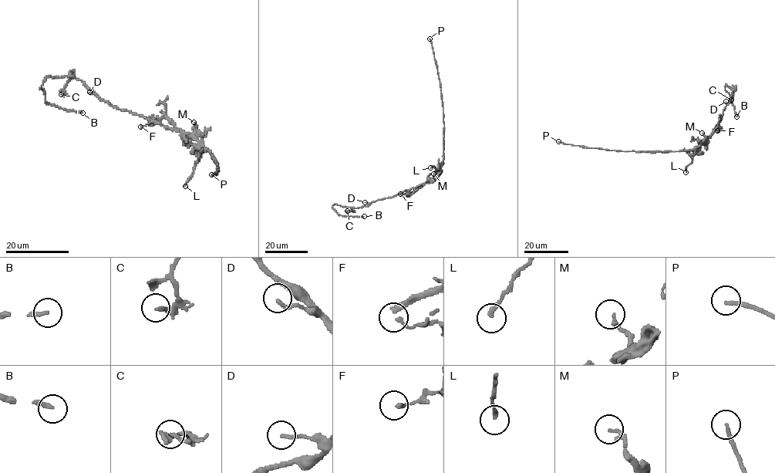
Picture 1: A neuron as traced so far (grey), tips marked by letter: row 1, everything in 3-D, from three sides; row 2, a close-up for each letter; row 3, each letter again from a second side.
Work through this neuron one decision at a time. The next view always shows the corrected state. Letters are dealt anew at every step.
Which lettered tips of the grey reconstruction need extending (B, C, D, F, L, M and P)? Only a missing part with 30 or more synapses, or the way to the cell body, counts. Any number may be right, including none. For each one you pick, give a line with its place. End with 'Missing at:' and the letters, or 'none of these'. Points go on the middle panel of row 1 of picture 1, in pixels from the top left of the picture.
B: Place: (364, 216)
Missing at: B

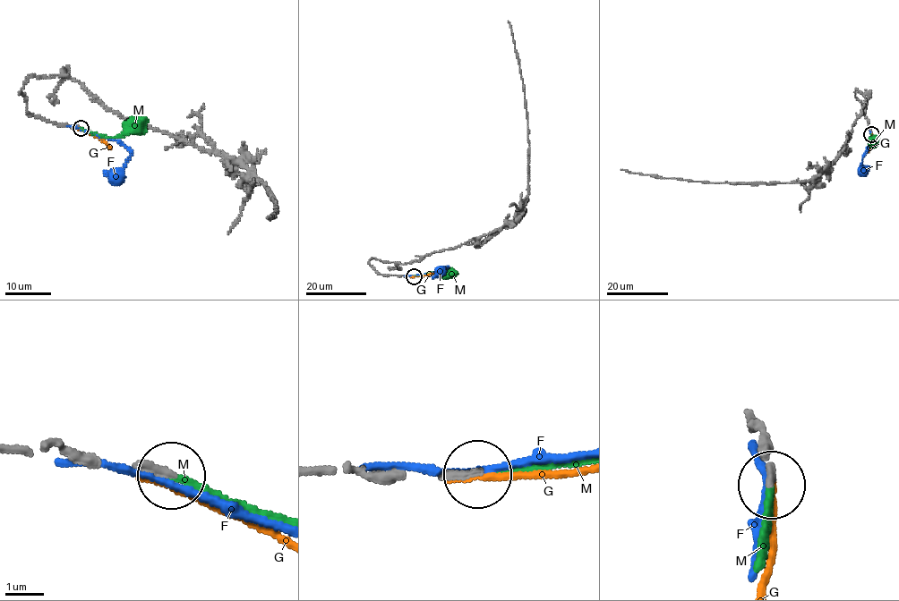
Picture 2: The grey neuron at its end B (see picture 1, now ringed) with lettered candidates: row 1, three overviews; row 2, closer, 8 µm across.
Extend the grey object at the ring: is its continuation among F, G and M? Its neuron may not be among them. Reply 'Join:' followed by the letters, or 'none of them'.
Join: M

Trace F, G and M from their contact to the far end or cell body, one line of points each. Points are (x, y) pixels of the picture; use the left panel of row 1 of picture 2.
F: (79, 127), (104, 138), (118, 139), (131, 151), (131, 157), (115, 178)
G: (79, 128), (95, 135), (110, 149)
M: (80, 128), (107, 137), (123, 137), (137, 123)

